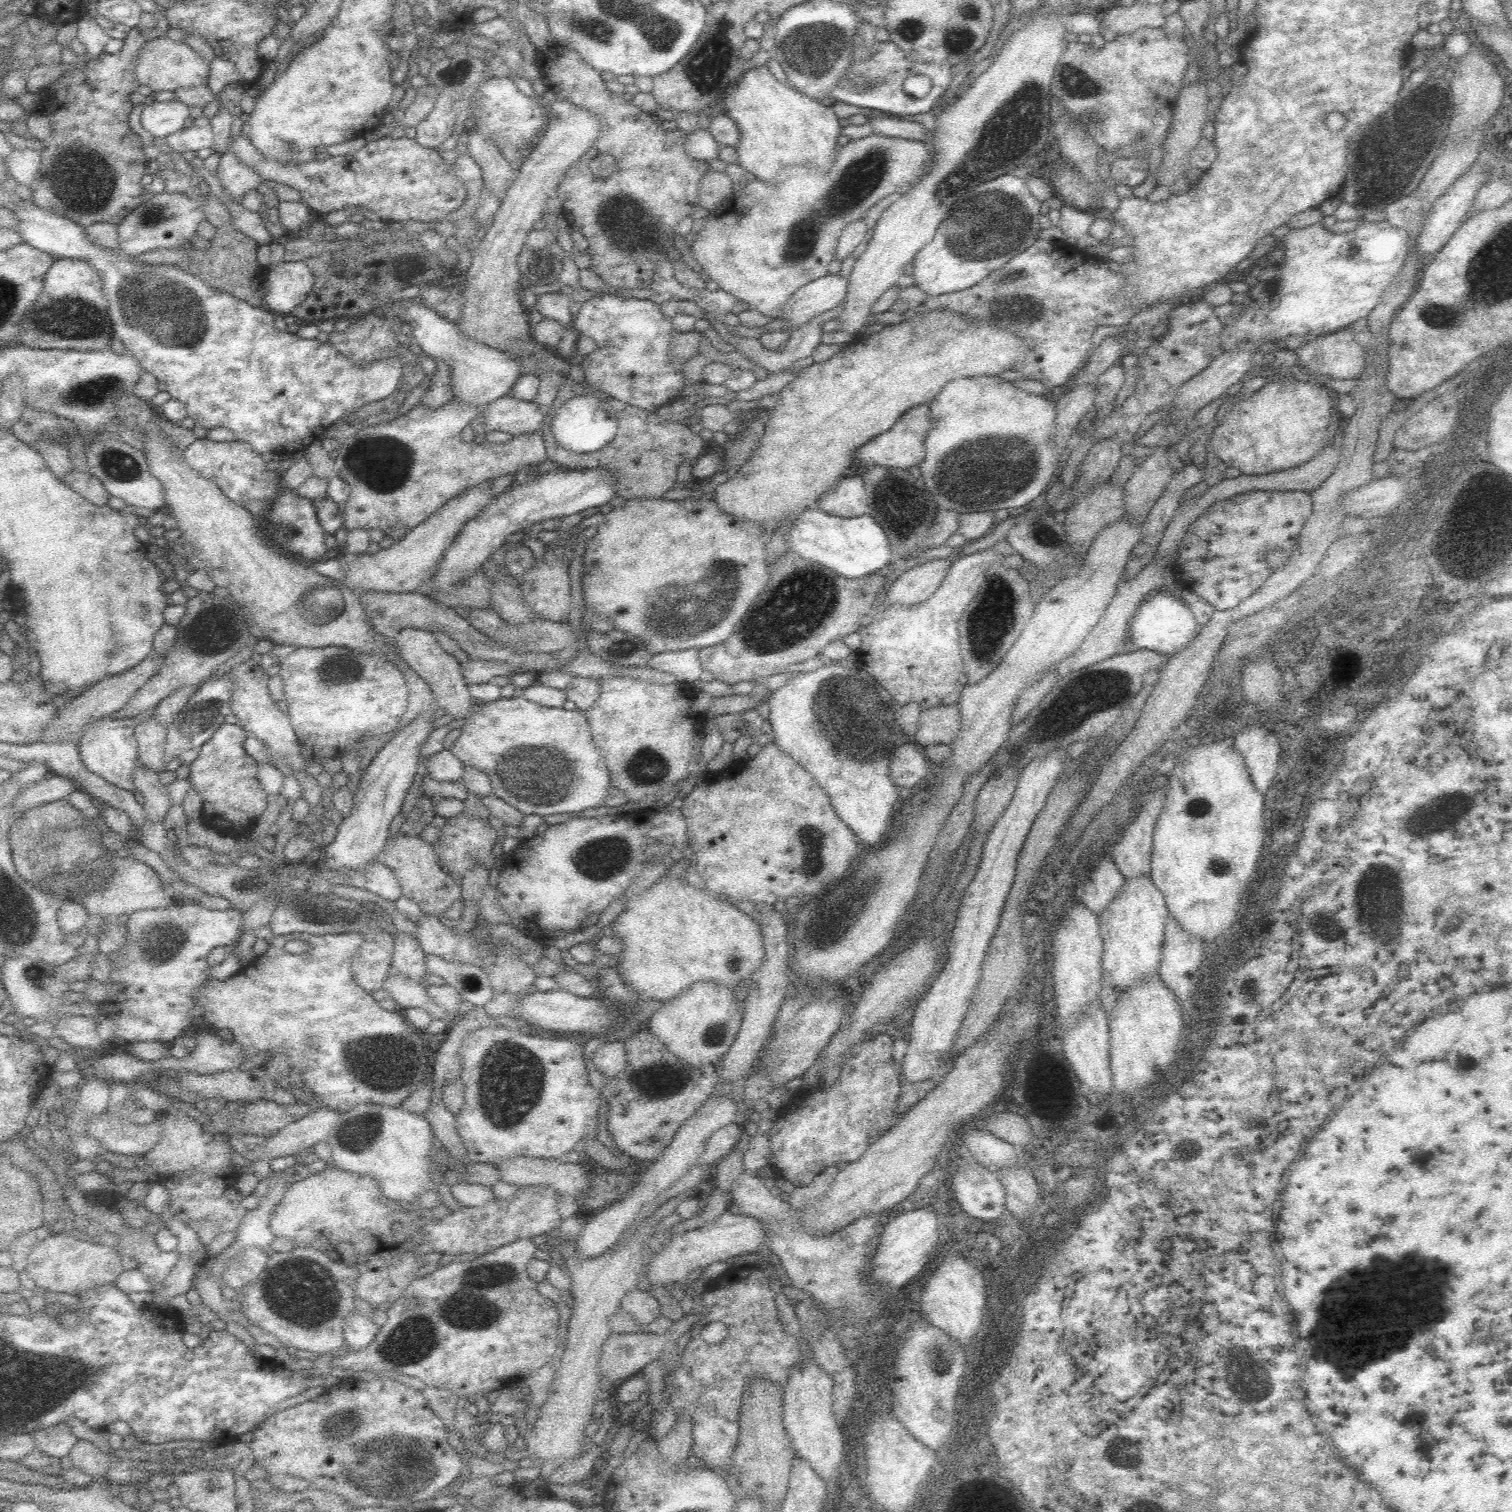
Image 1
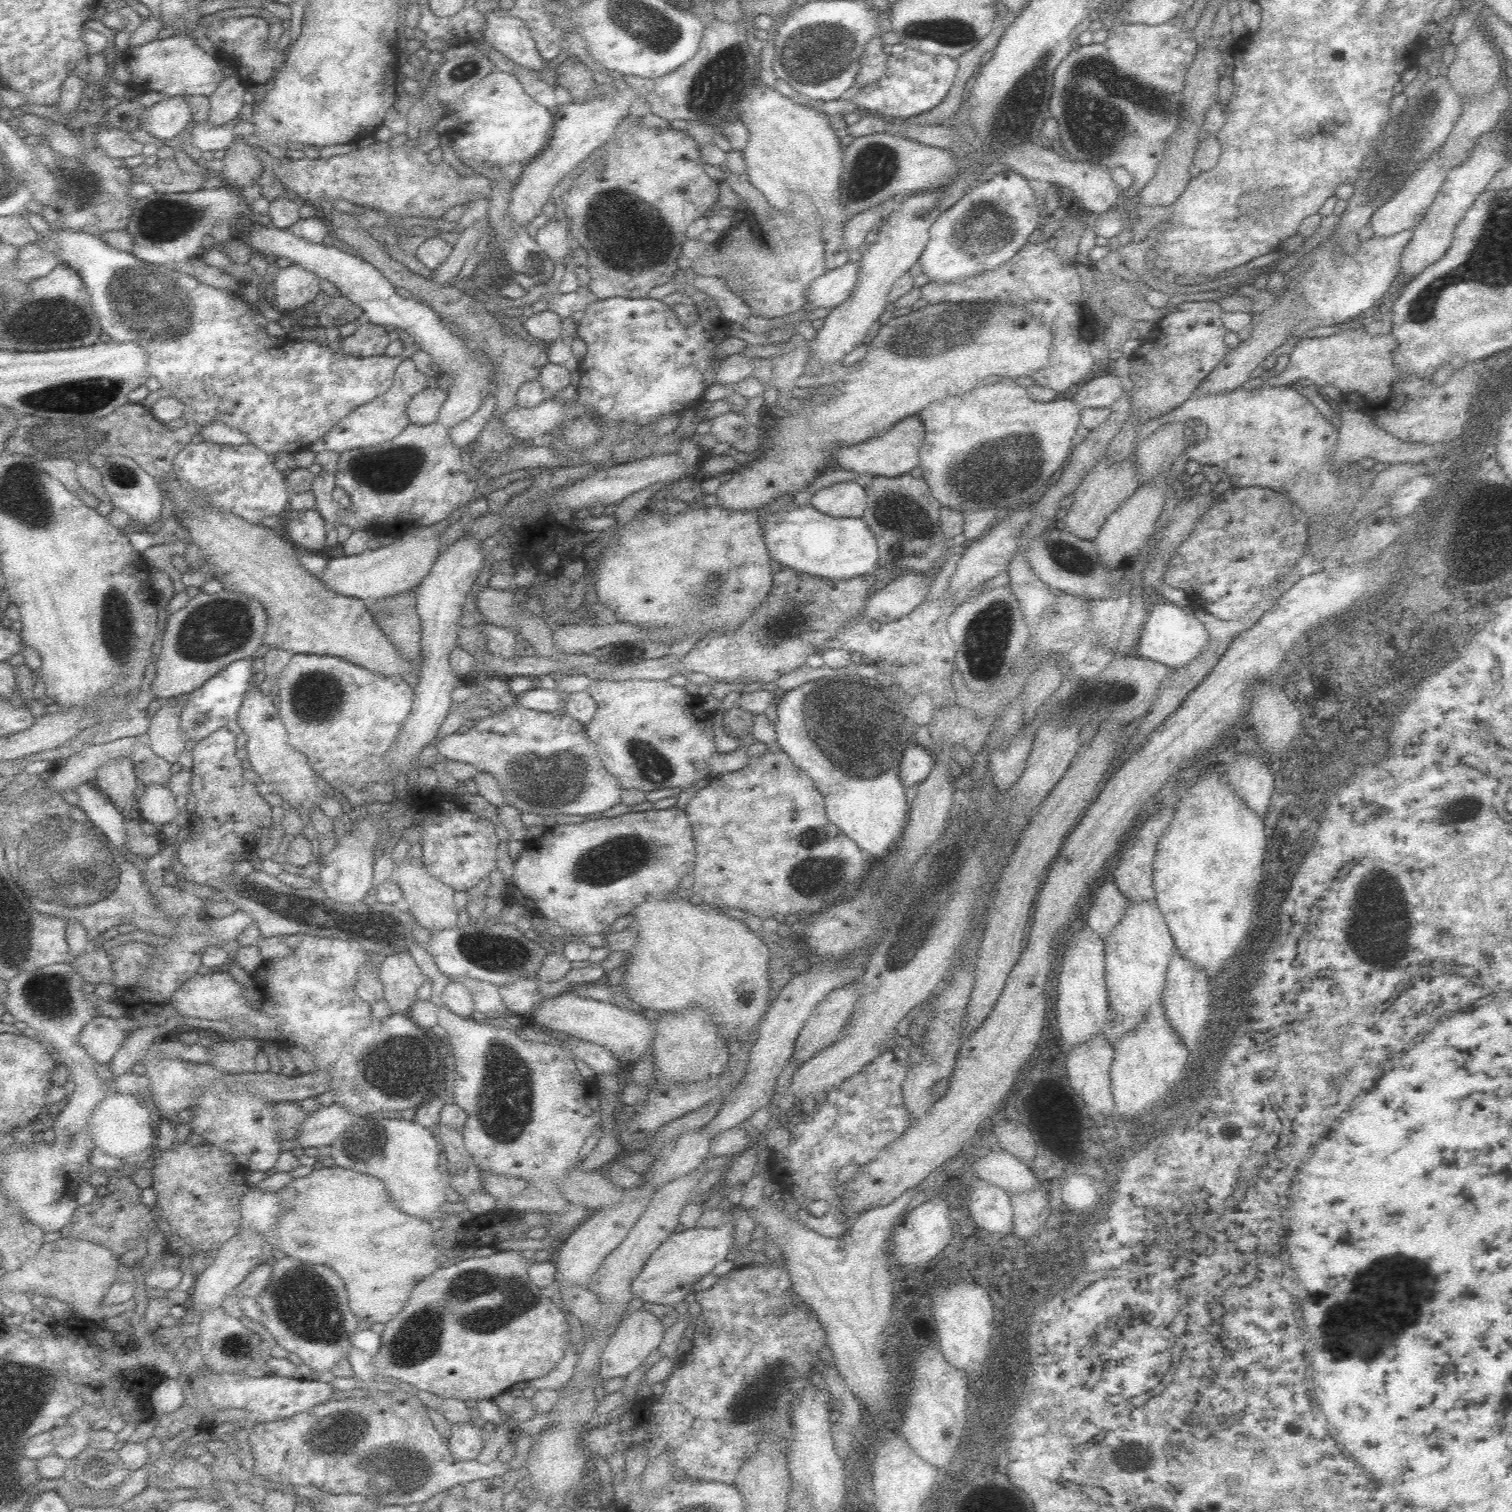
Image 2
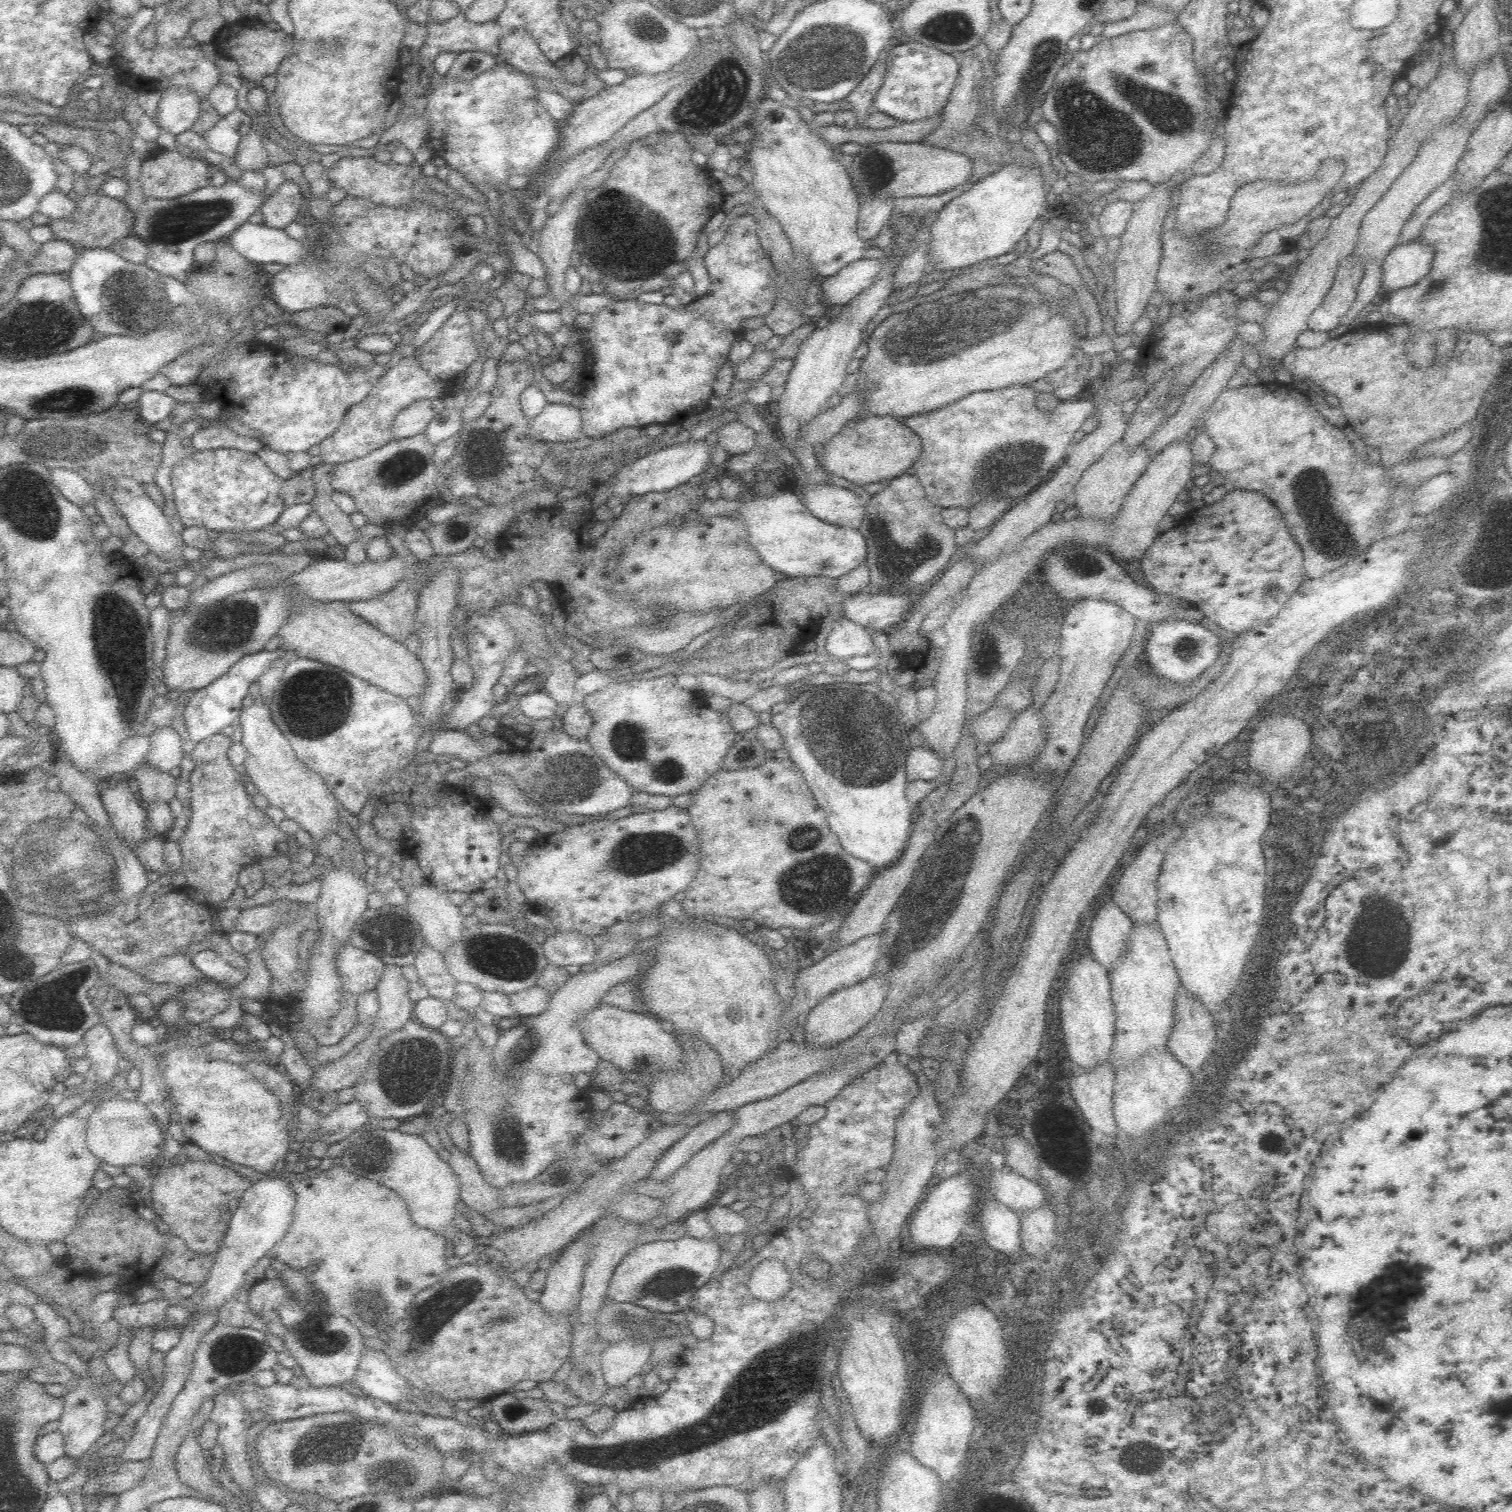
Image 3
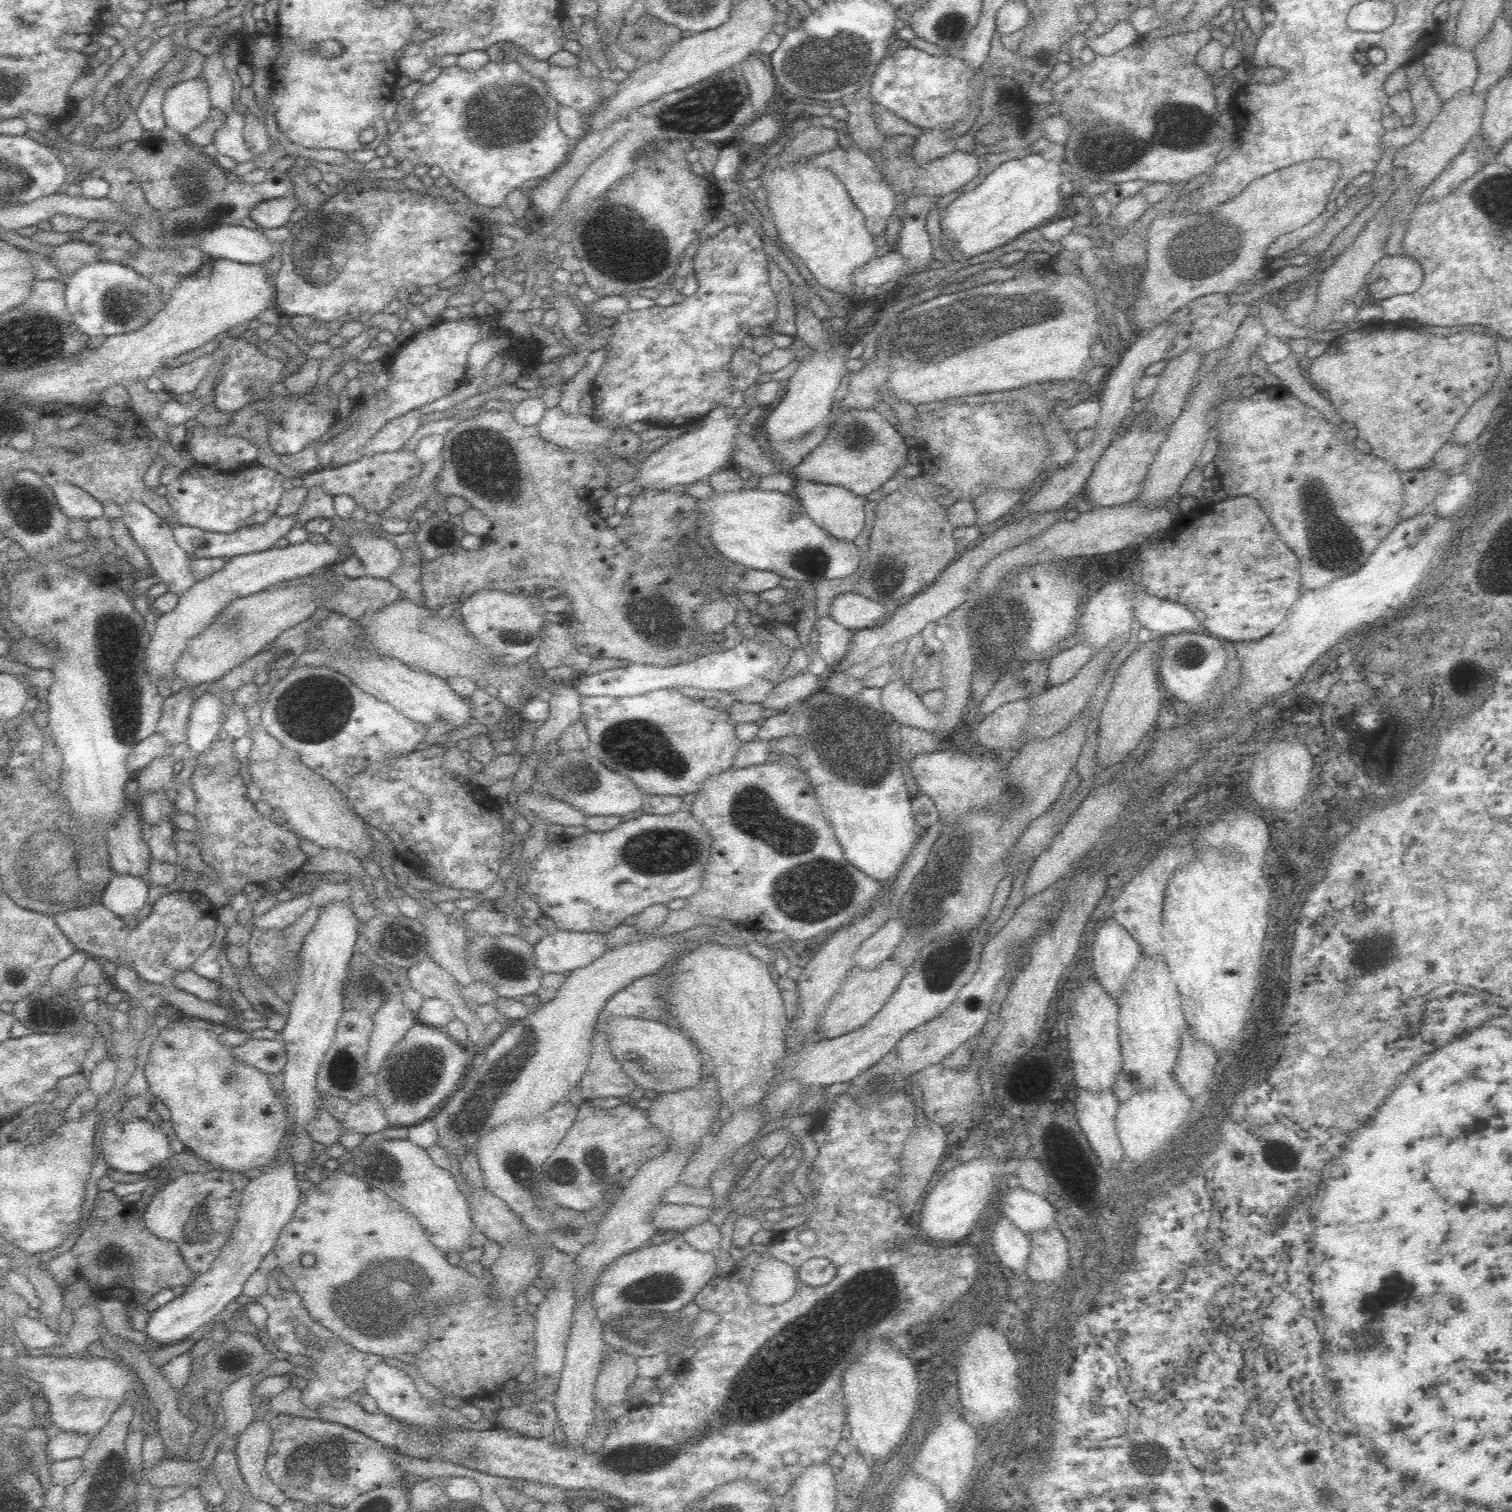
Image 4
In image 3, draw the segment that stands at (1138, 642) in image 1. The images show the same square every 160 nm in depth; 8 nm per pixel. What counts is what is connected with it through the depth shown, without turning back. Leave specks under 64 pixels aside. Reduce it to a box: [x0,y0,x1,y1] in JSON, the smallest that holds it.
[1142,616,1221,683]

